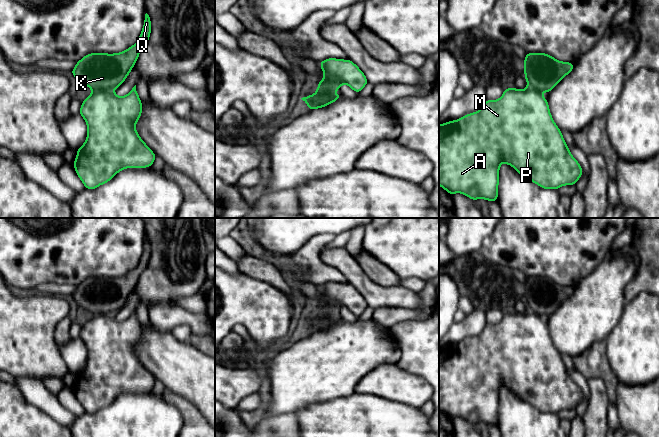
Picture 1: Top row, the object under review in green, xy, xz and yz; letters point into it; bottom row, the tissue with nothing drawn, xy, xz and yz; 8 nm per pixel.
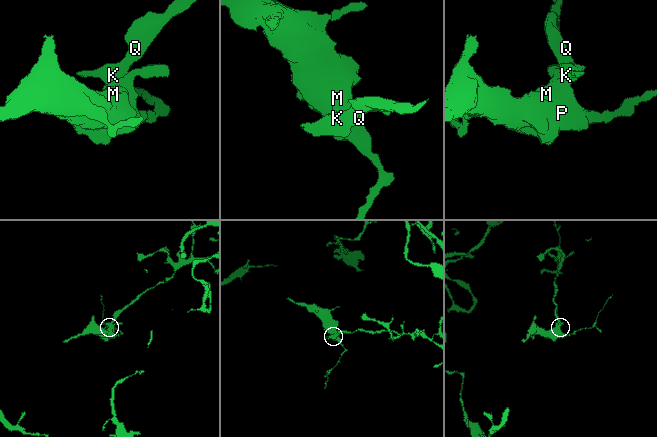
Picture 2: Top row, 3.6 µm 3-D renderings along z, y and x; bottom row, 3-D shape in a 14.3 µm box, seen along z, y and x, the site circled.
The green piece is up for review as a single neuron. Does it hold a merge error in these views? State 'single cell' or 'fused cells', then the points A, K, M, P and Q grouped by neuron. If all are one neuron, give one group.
fused cells; A M P / K Q

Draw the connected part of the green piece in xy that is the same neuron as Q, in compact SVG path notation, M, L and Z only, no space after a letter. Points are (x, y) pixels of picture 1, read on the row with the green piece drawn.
M145 14L144 25L138 41L121 53L91 53L77 61L70 72L78 83L83 83L92 91L115 90L126 79L138 56L149 40L151 20Z

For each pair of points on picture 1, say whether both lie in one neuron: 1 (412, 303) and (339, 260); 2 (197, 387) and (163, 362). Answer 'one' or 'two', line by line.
1: one
2: one

